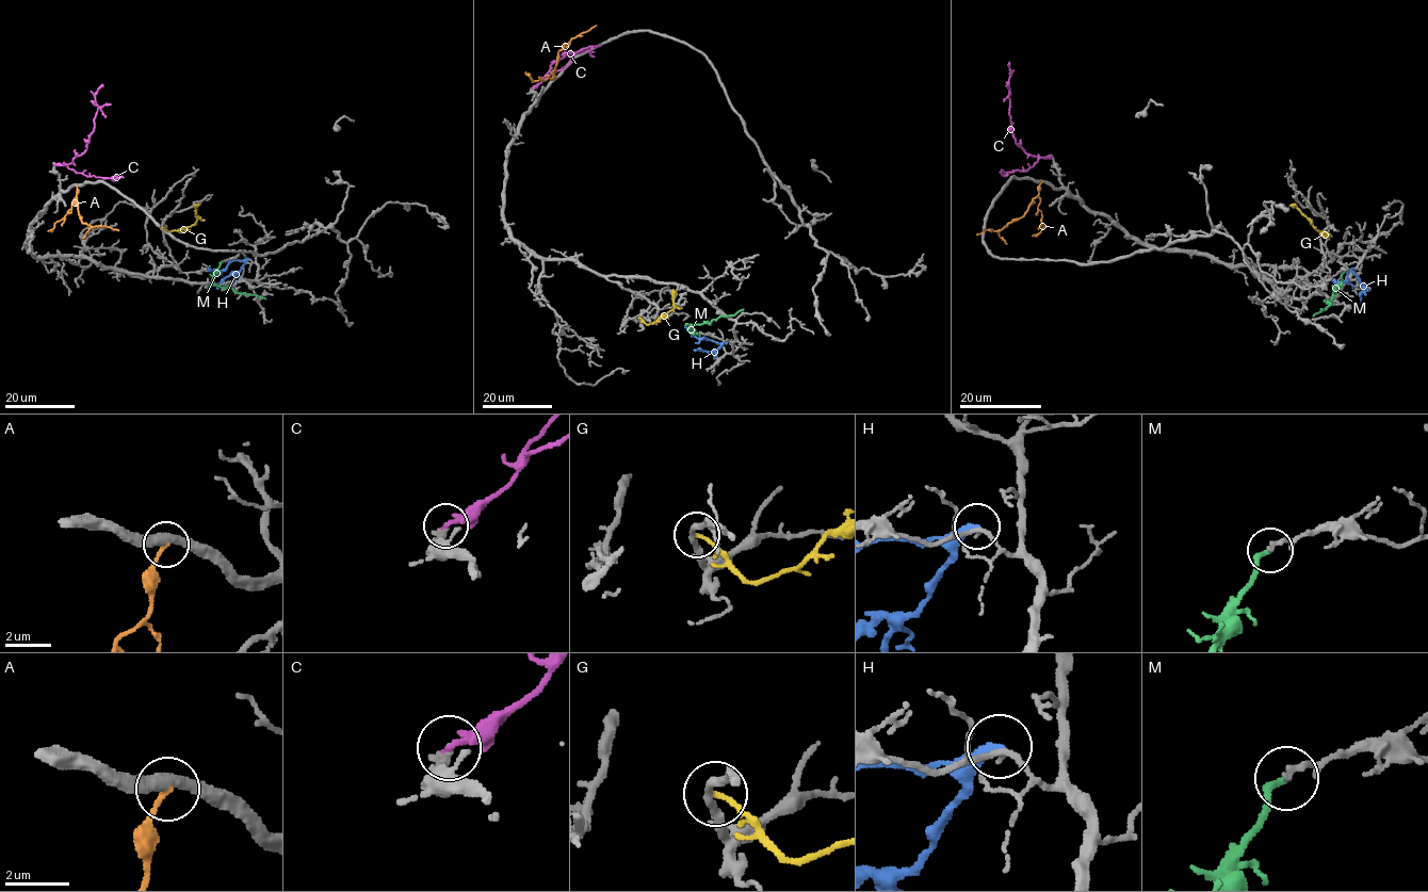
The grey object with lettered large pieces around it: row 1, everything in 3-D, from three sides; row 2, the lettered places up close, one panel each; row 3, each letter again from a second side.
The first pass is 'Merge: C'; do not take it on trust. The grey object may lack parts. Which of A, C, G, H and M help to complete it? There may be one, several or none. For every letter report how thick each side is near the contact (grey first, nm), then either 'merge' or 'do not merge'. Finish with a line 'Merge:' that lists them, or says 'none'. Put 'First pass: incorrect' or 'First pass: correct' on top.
First pass: correct
A: 360/170 nm | do not merge
C: 280/280 nm | merge
G: 240/160 nm | do not merge
H: 170/260 nm | do not merge
M: 130/280 nm | do not merge
Merge: C

